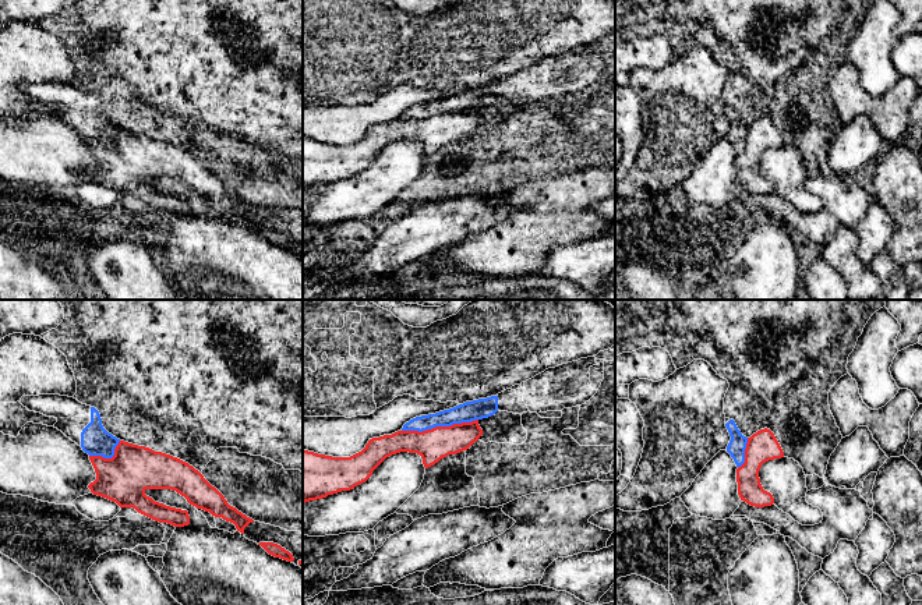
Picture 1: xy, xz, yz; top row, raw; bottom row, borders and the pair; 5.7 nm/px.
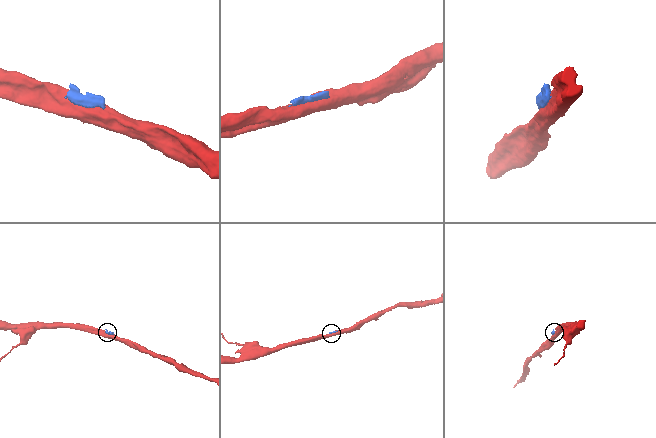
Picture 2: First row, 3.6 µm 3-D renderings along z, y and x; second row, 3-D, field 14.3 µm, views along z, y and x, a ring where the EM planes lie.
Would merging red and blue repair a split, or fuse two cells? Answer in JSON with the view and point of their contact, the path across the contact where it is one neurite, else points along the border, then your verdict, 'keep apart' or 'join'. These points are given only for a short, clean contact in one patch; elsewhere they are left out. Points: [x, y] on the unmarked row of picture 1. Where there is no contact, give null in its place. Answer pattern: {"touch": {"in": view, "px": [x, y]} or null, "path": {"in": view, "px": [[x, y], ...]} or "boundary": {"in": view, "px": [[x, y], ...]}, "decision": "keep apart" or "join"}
{"touch": {"in": "xz", "px": [440, 115]}, "decision": "keep apart"}

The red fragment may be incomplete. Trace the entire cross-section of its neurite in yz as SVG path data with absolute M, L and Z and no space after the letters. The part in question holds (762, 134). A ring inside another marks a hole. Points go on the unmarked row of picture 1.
M764 116L748 125L745 151L736 156L738 183L741 188L755 195L771 194L774 185L764 178L759 158L763 151L784 145L784 139L774 121Z

